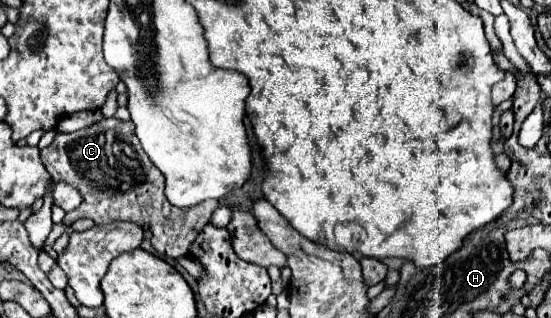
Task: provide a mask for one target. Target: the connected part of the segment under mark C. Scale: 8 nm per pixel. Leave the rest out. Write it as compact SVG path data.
M111 117L73 133L57 133L53 143L41 149L41 161L53 181L73 185L83 197L81 205L65 215L63 225L71 225L81 217L89 217L97 225L135 221L151 231L153 247L161 255L173 259L187 255L189 245L195 241L203 225L211 221L211 213L219 207L219 201L215 199L207 199L193 209L177 209L171 205L165 197L165 179L141 149L131 121Z

